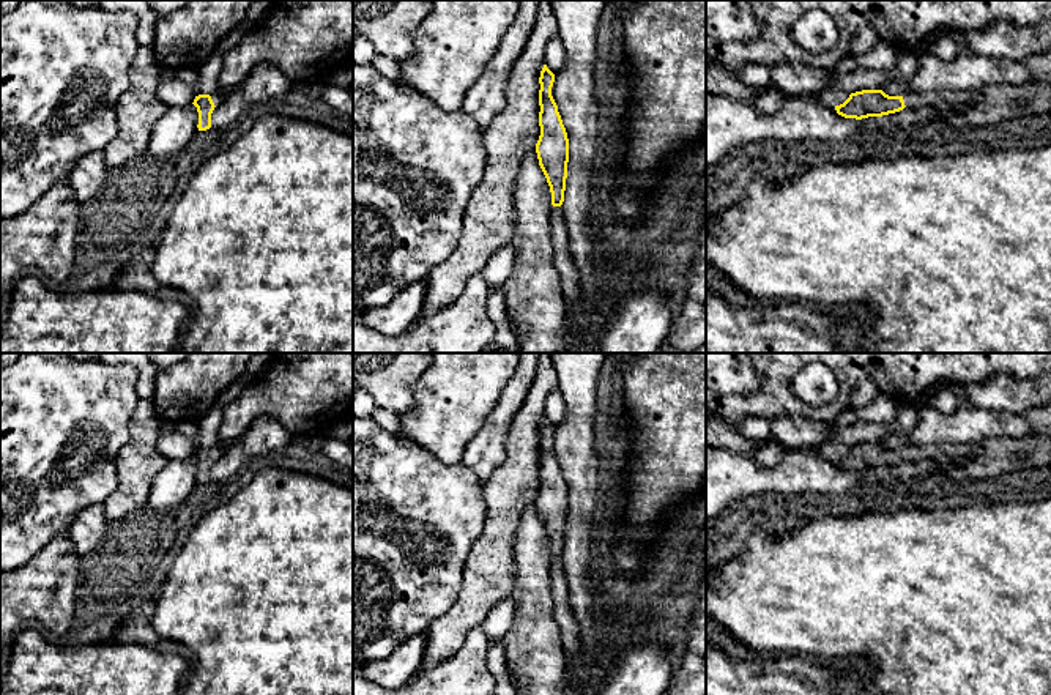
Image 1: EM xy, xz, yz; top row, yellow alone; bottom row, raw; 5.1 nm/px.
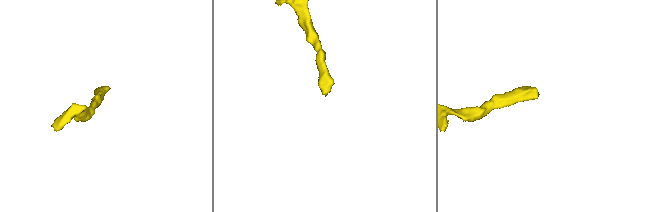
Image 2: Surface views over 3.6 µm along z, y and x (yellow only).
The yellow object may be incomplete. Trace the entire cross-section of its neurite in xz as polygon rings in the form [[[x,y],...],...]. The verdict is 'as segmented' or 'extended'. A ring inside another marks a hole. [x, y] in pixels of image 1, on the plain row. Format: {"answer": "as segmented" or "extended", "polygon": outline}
{"answer": "extended", "polygon": [[[544,418],[539,430],[540,489],[536,496],[536,506],[551,545],[553,559],[550,566],[550,578],[553,582],[553,615],[561,630],[564,659],[567,668],[577,668],[583,648],[580,643],[580,630],[572,616],[566,564],[563,561],[569,515],[569,492],[558,459],[551,449],[553,435],[555,427]]]}

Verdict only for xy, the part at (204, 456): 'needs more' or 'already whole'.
needs more

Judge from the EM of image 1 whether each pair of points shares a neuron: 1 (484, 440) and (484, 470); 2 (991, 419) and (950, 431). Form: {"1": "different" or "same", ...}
{"1": "same", "2": "same"}

